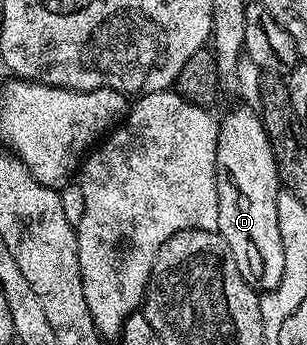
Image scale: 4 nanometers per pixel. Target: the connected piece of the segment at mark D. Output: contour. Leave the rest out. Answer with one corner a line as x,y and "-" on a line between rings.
238,105
227,116
219,119
217,137
217,230
219,236
229,245
237,269
247,284
260,293
272,291
285,273
285,245
281,245
281,229
277,226
277,197
281,190
279,170
269,137
263,128
259,112

